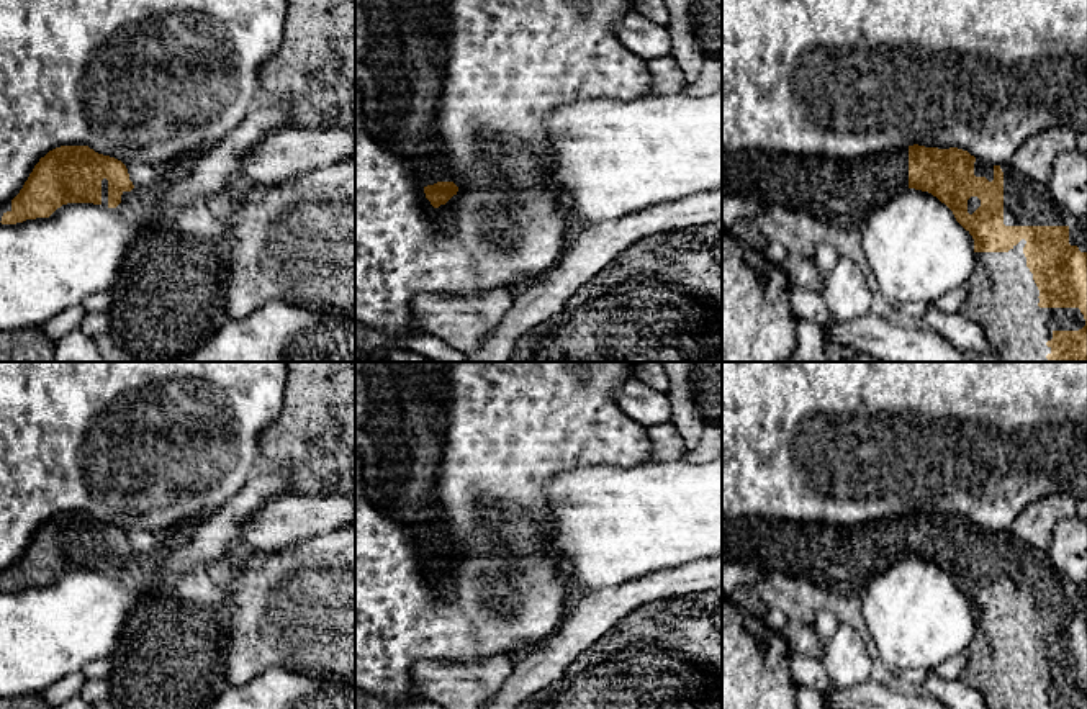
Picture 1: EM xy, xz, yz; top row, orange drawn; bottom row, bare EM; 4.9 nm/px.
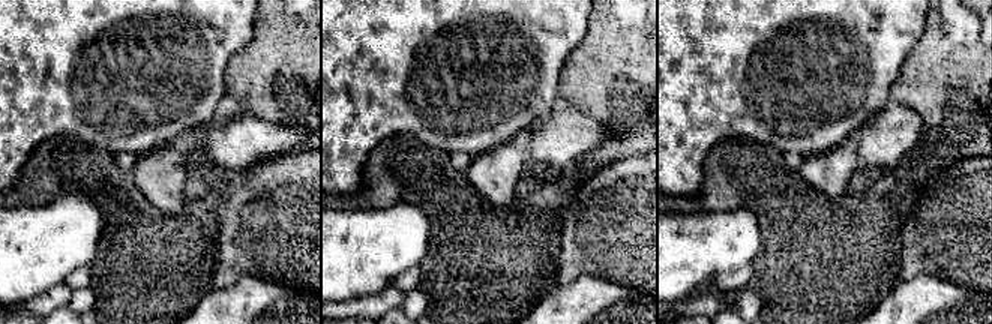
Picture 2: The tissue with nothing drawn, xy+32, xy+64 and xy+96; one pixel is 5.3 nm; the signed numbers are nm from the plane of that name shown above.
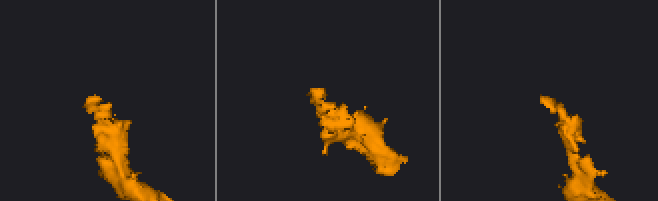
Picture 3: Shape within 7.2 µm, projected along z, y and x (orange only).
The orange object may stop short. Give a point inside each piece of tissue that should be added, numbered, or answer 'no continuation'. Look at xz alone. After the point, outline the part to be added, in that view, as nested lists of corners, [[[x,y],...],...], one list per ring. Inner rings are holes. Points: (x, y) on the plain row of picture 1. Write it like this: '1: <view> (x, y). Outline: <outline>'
1: xz (400, 406). Outline: [[[355,362],[355,457],[362,462],[365,493],[378,509],[413,529],[422,553],[449,547],[434,529],[431,503],[442,460],[452,365],[453,362]]]

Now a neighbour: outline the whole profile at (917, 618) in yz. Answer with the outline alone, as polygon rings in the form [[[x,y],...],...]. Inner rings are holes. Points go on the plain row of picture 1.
[[[905,555],[871,578],[861,596],[863,621],[879,657],[894,671],[933,671],[974,640],[974,607],[953,578],[928,558]]]

